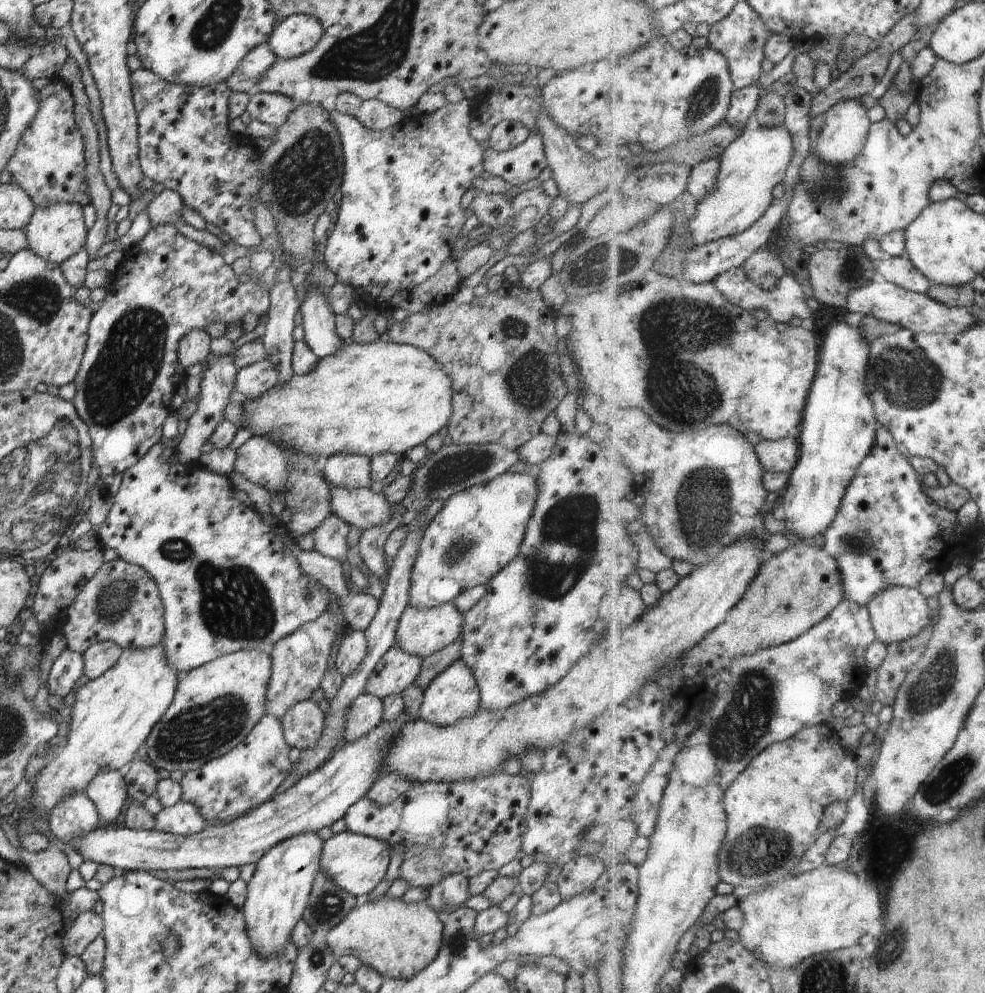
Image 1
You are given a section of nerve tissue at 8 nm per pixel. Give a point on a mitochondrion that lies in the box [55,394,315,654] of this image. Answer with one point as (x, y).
(236, 603)

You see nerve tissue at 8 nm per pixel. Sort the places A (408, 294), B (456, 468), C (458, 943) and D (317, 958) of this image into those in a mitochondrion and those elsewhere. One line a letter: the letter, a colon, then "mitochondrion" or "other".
A: other
B: mitochondrion
C: mitochondrion
D: mitochondrion

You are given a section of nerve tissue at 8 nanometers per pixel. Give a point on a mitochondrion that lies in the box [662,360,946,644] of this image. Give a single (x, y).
(704, 507)

